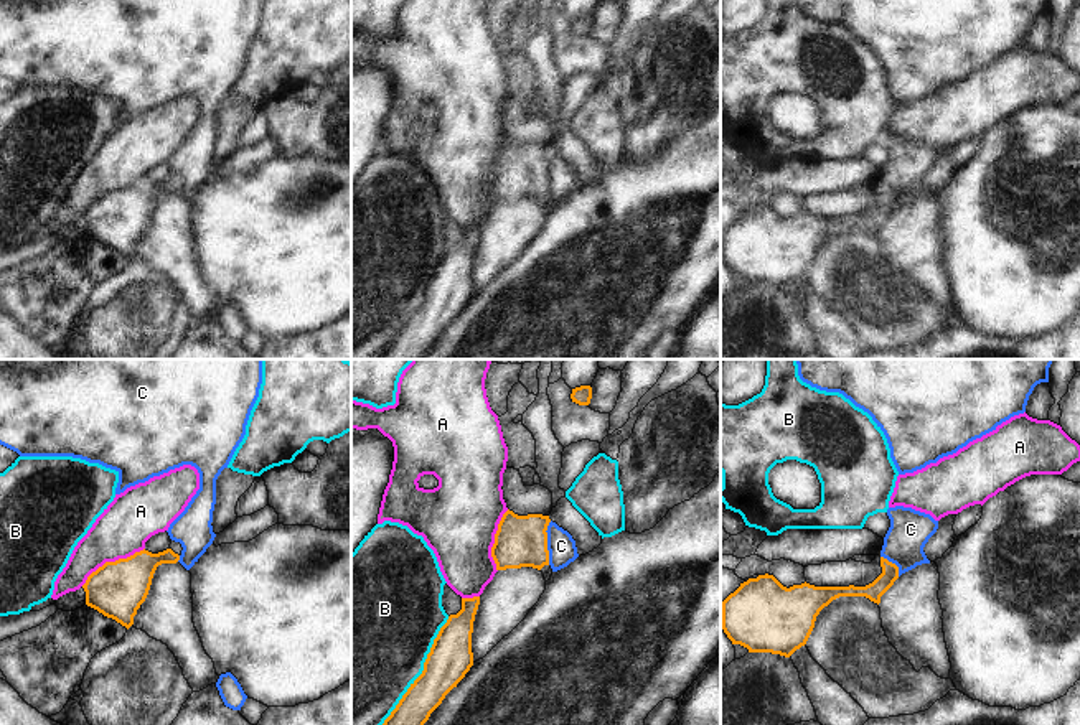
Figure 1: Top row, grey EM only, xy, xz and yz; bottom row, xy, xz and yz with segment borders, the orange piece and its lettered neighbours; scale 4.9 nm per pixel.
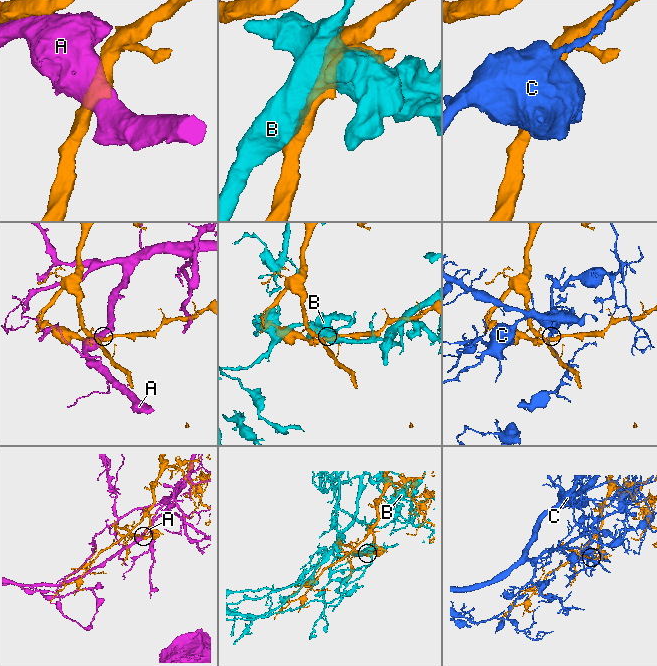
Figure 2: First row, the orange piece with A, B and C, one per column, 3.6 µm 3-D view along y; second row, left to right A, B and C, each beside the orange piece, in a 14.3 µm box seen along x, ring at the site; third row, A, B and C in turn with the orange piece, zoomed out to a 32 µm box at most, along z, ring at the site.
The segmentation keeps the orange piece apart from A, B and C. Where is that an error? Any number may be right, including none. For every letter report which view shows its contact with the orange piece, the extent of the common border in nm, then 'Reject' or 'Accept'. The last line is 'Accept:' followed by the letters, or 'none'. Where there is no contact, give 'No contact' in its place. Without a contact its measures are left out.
A: Touches orange in xy. Shared border 360 nm. Reject
B: Touches orange in xz. Shared border 650 nm. Reject
C: Touches orange in xz. Shared border 220 nm. Reject
Accept: none

